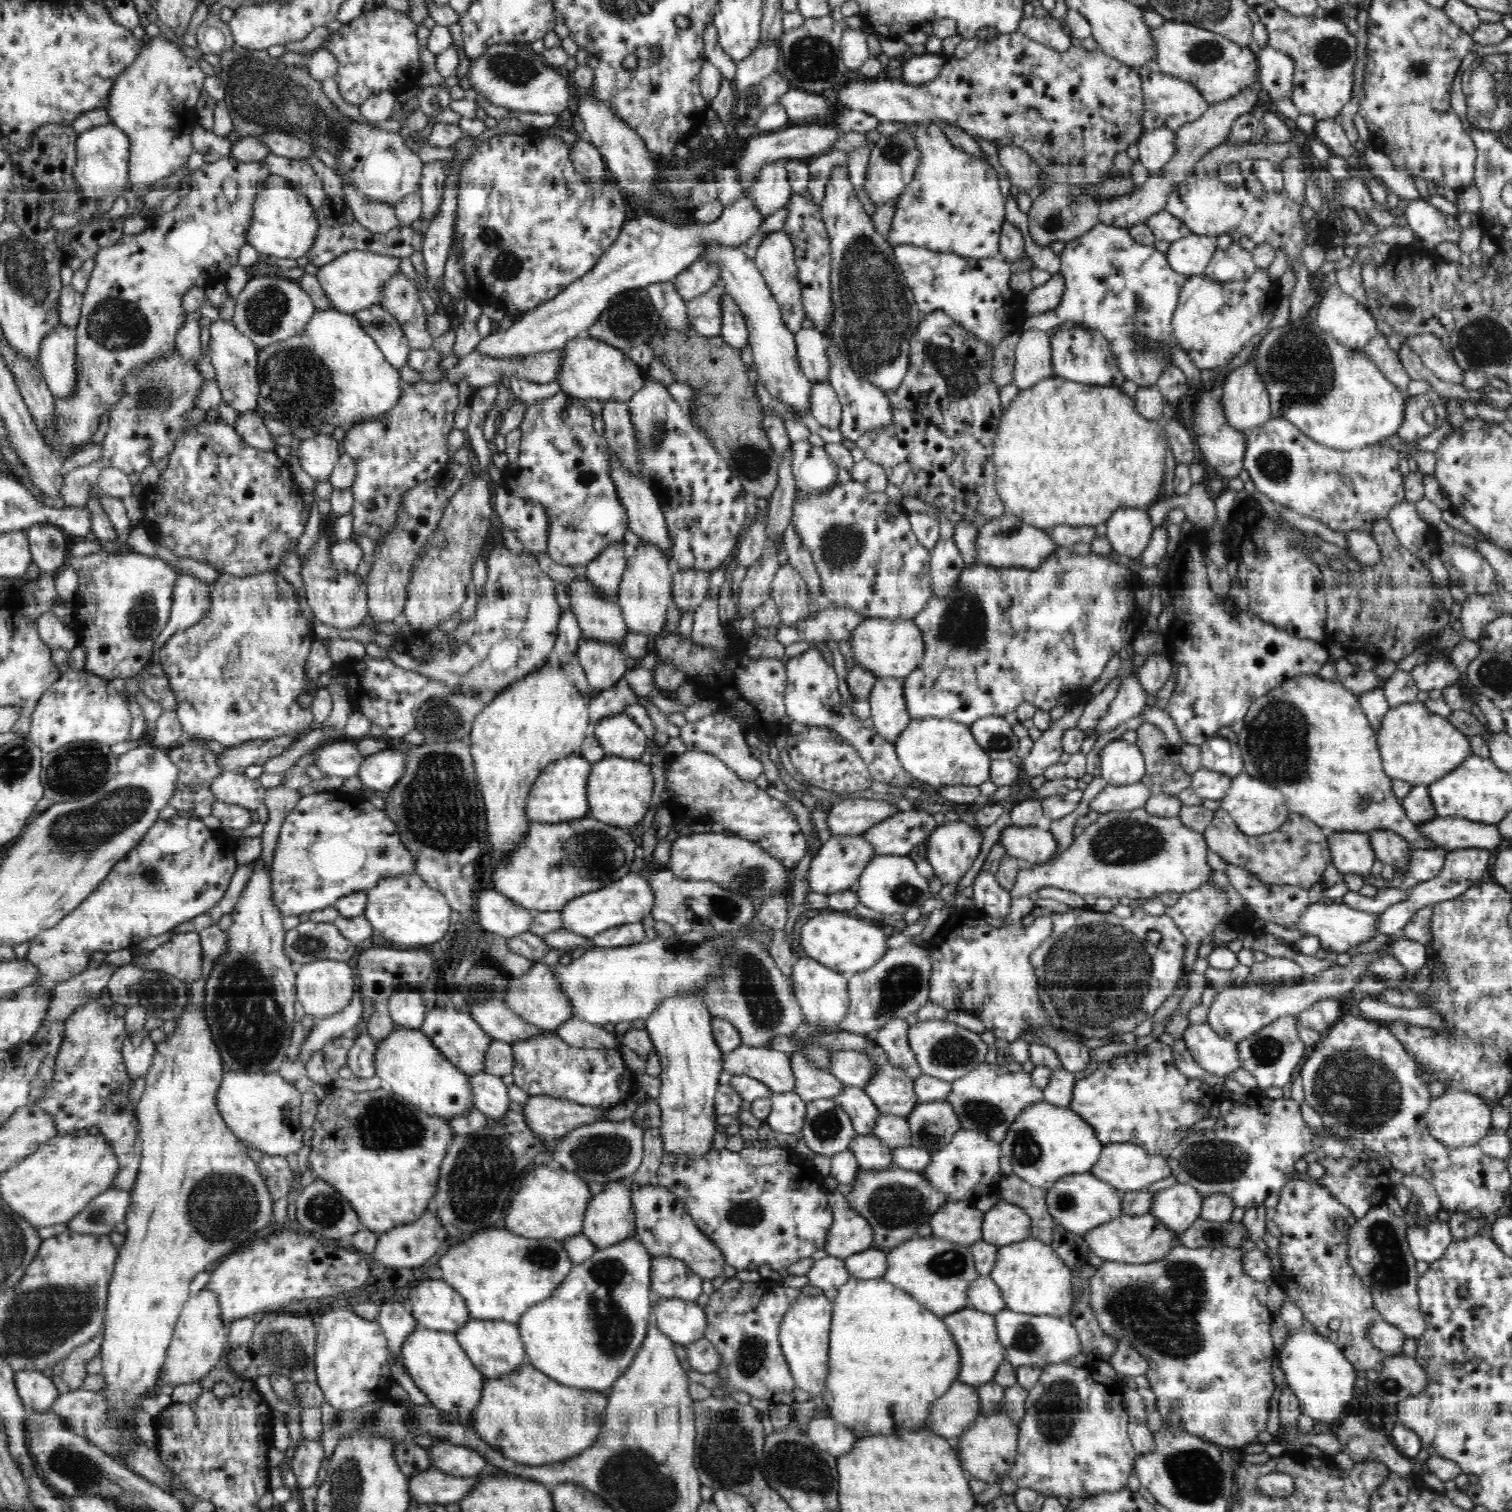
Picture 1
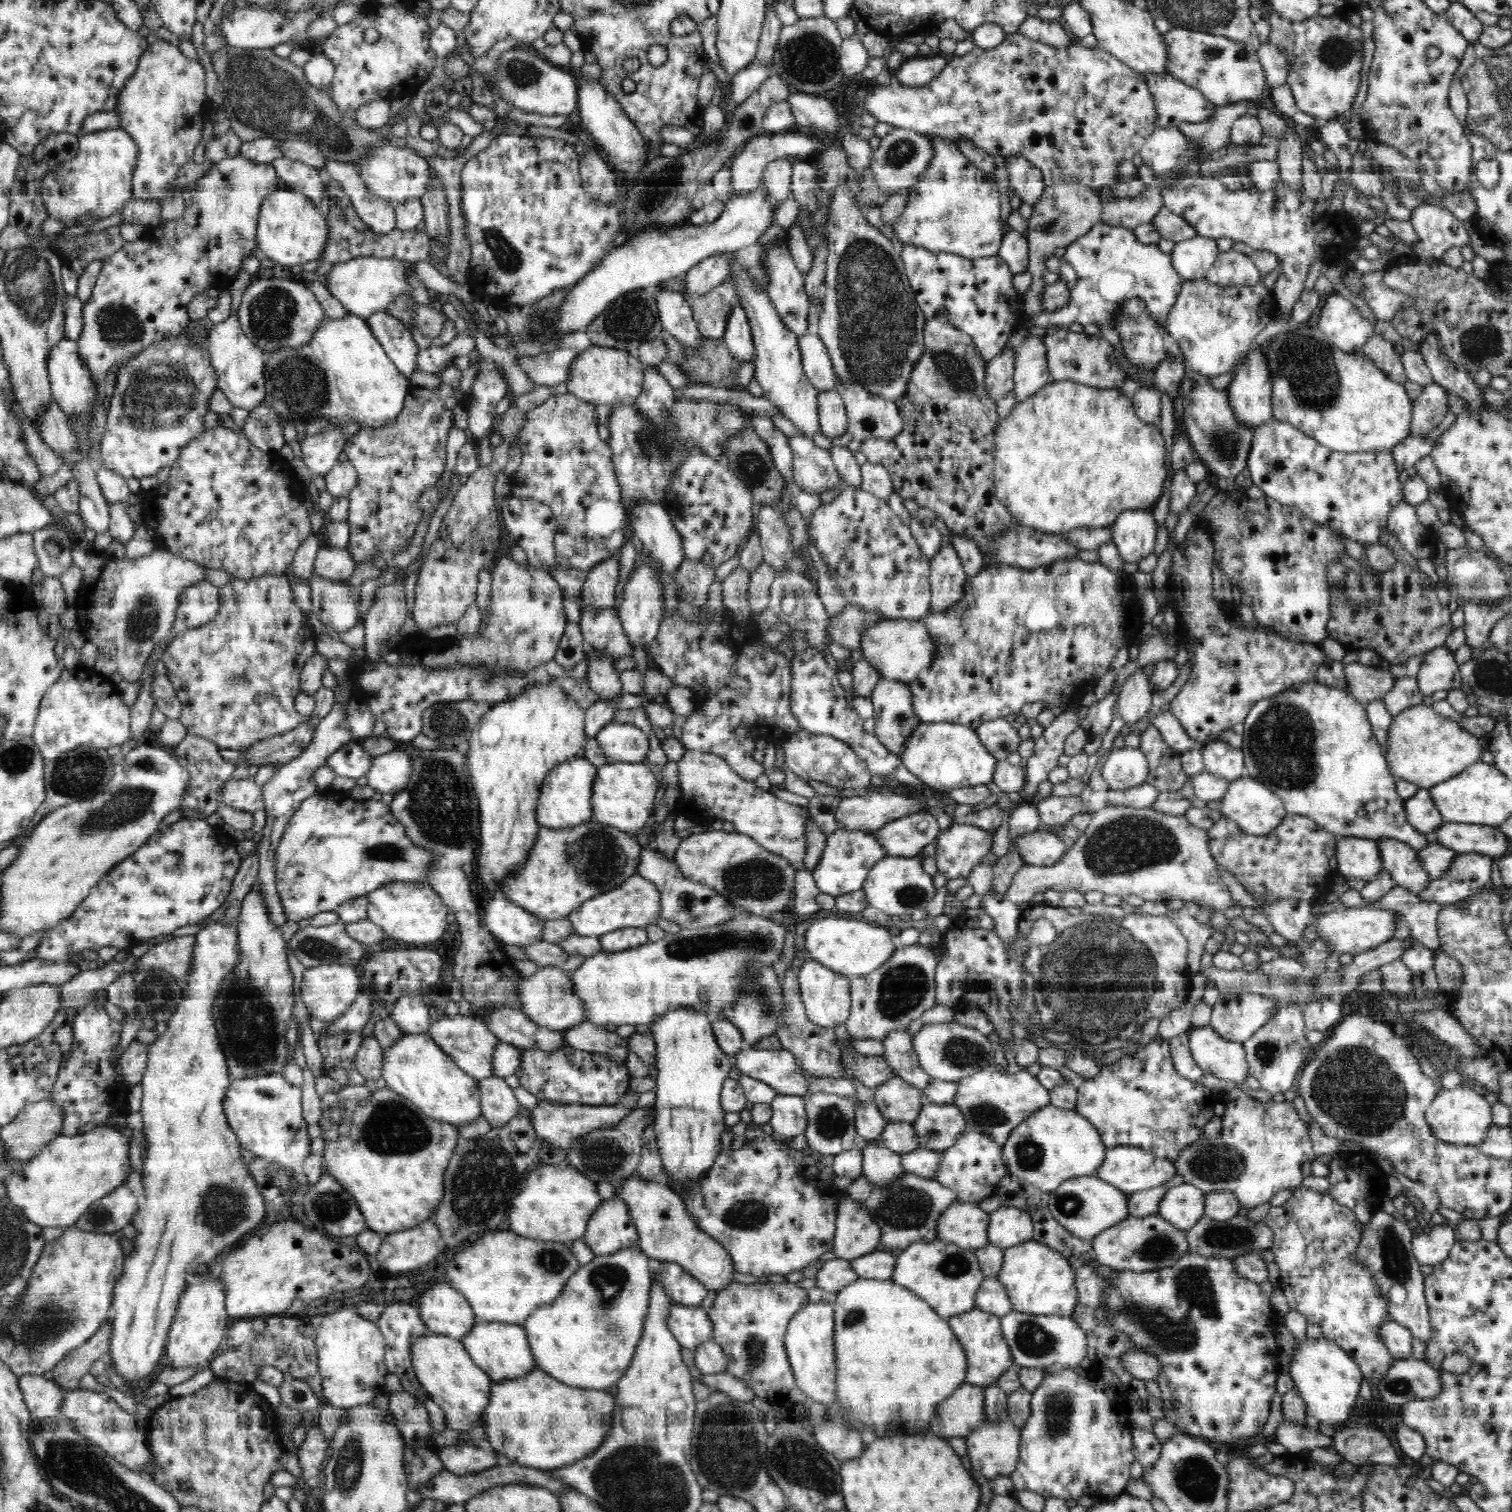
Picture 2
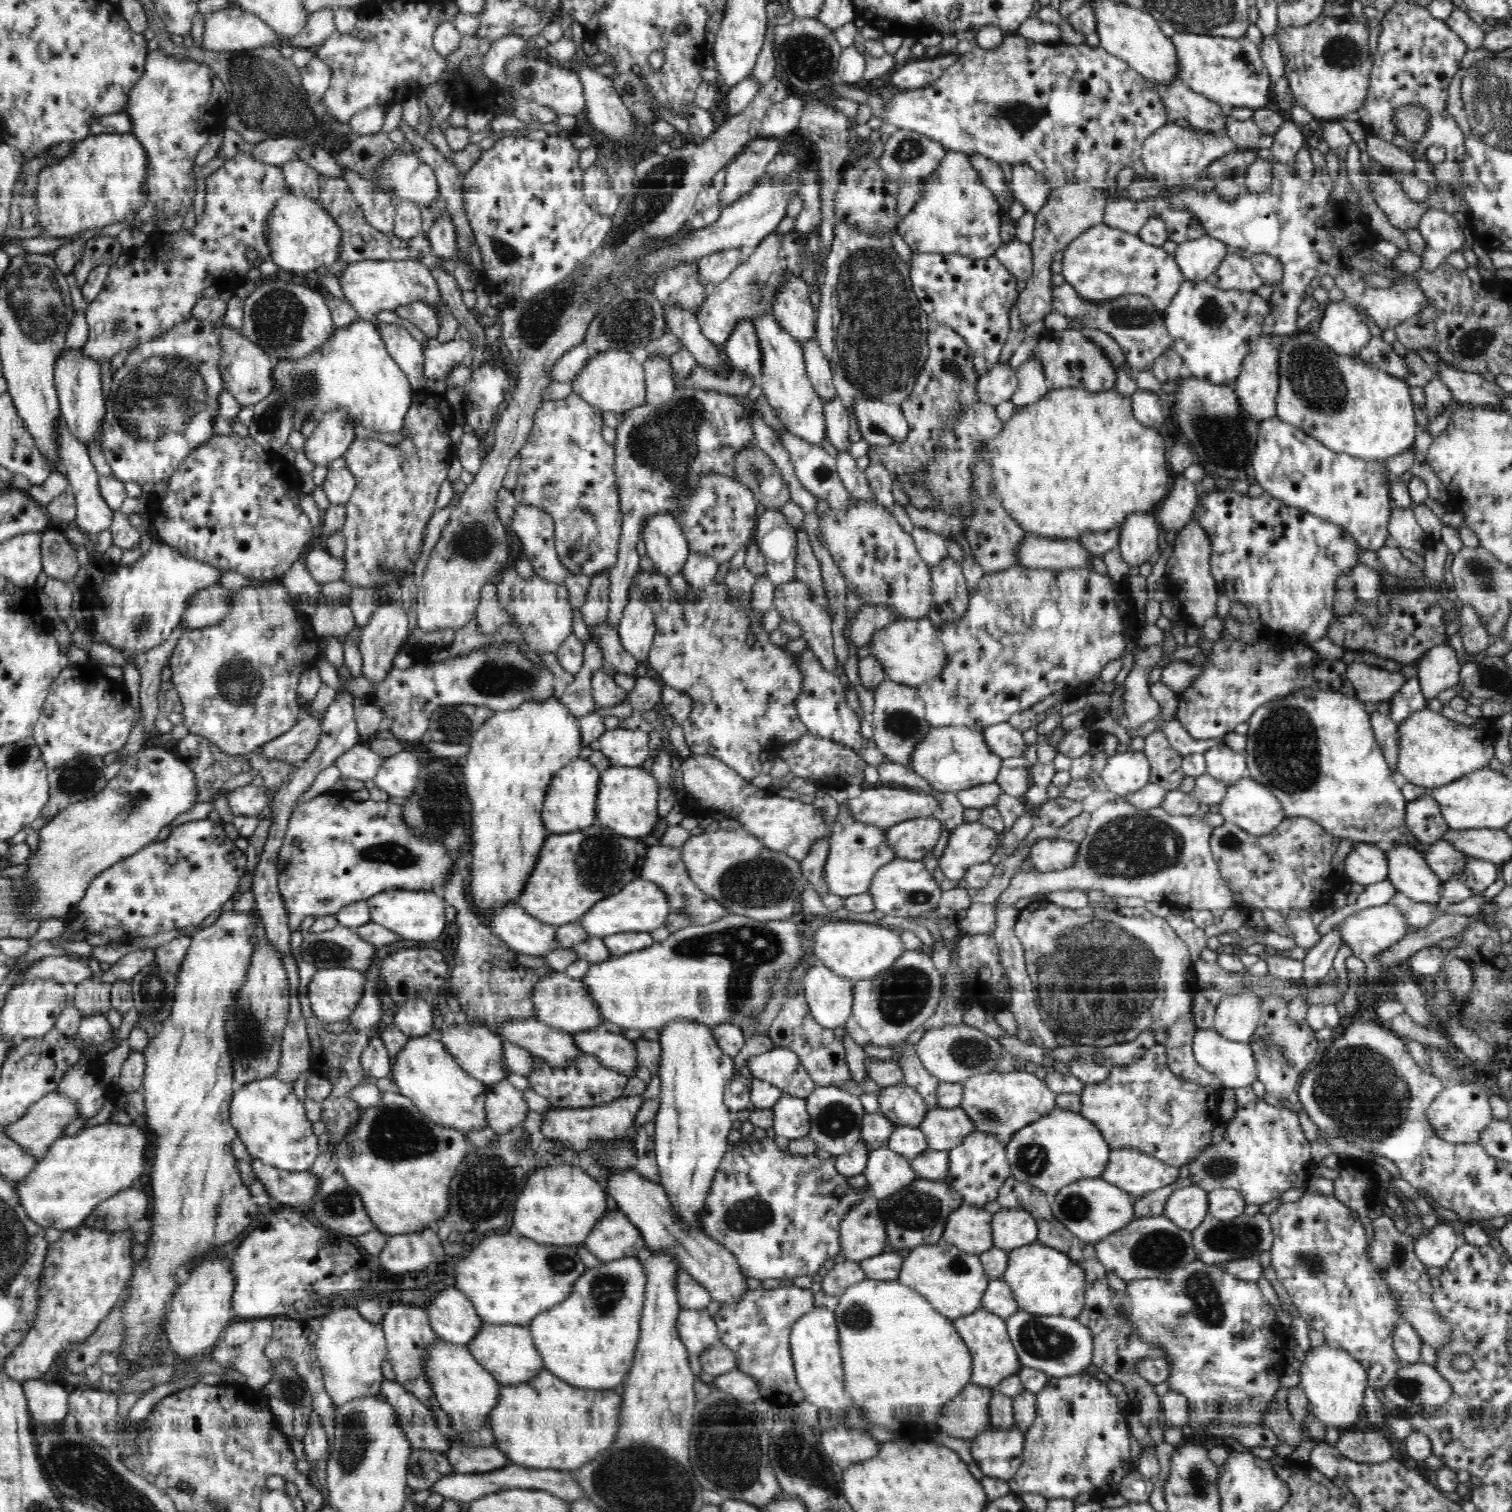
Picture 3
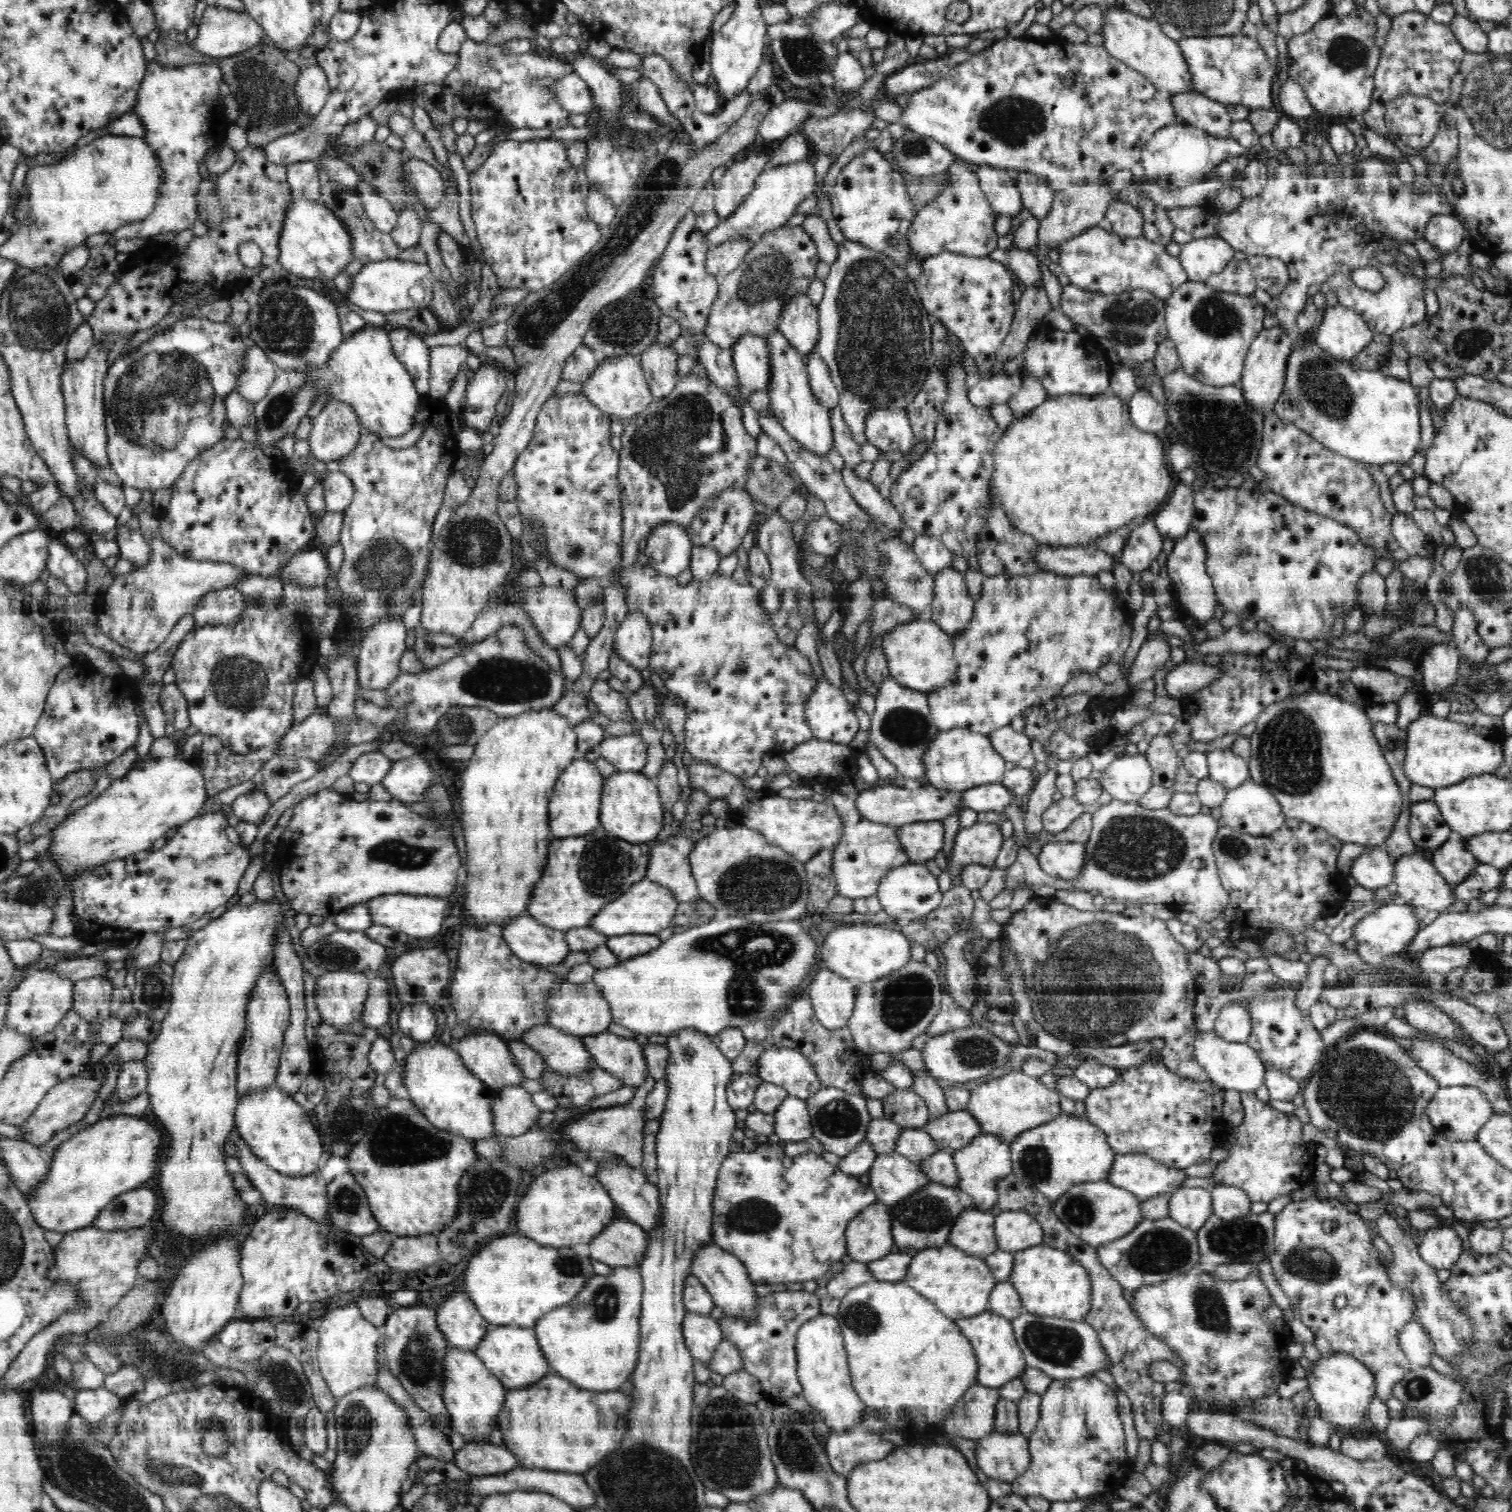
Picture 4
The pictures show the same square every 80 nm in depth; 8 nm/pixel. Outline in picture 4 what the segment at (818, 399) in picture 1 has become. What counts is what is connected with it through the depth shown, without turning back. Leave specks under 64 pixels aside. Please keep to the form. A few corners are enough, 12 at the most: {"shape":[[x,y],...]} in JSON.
{"shape":[[839,405],[830,409],[834,448],[854,469],[863,460]]}

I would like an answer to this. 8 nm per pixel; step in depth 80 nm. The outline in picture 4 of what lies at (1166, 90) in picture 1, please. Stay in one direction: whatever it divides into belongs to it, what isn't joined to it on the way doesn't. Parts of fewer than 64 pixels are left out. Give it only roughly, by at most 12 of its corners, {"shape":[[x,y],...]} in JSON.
{"shape":[[1186,91],[1169,97],[1176,116],[1230,137],[1226,105]]}

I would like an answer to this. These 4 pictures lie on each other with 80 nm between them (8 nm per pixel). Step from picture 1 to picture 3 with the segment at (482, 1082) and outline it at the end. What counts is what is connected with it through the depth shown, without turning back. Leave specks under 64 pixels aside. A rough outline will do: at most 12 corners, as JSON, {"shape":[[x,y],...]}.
{"shape":[[508,1079],[488,1087],[485,1111],[494,1134],[520,1128],[528,1110]]}

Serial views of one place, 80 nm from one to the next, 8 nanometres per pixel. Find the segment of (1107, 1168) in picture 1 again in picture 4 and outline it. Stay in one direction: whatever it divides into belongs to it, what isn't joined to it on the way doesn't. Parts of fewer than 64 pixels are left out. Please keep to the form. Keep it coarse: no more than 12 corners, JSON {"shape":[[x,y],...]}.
{"shape":[[1117,1154],[1107,1182],[1140,1202],[1184,1187],[1184,1169]]}

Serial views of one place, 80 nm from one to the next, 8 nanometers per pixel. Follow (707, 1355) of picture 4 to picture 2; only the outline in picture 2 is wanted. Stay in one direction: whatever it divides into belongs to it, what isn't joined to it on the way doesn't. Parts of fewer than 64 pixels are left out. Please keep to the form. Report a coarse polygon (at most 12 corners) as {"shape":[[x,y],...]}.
{"shape":[[672,1303],[666,1322],[676,1340],[693,1350],[711,1338],[702,1304]]}

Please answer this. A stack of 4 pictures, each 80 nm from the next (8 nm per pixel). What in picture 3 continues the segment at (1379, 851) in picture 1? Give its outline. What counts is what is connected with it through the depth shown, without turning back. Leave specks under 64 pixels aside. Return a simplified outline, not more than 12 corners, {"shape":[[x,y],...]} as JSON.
{"shape":[[1393,844],[1388,878],[1419,903],[1442,903],[1443,880],[1418,846]]}

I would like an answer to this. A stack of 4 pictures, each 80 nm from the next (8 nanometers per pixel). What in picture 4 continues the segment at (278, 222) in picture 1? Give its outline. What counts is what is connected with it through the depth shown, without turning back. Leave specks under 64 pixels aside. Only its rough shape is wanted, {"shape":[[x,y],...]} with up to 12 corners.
{"shape":[[296,199],[284,217],[278,262],[323,283],[353,260],[342,220]]}

